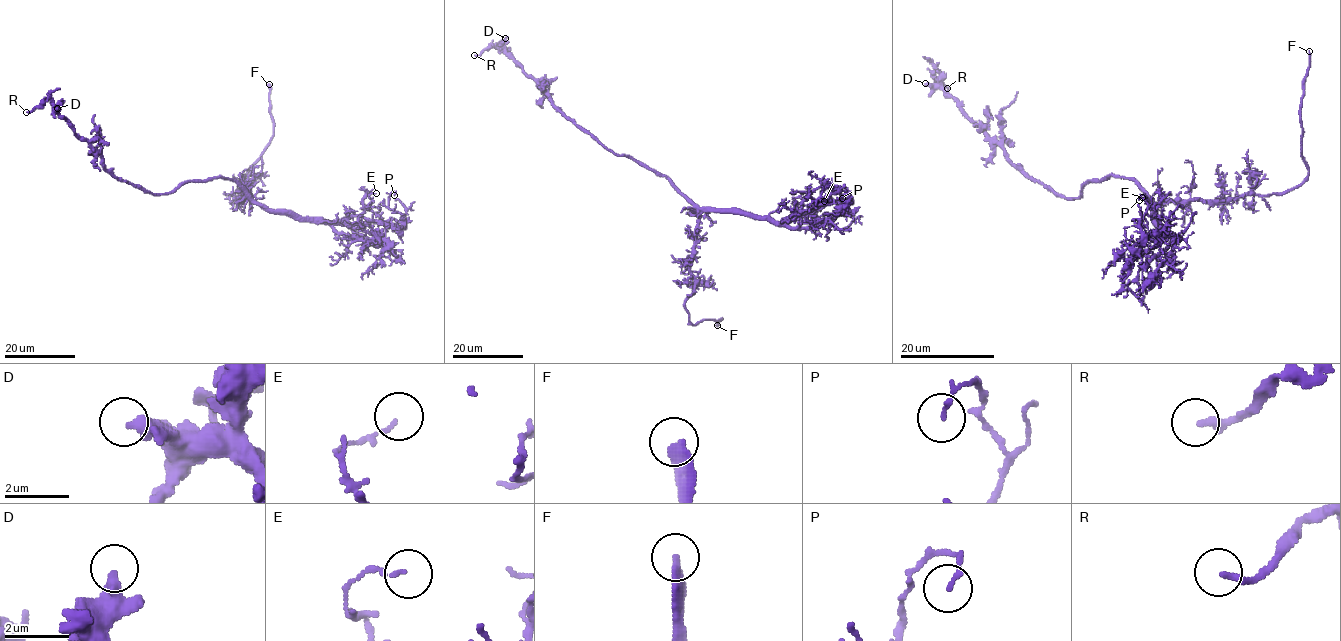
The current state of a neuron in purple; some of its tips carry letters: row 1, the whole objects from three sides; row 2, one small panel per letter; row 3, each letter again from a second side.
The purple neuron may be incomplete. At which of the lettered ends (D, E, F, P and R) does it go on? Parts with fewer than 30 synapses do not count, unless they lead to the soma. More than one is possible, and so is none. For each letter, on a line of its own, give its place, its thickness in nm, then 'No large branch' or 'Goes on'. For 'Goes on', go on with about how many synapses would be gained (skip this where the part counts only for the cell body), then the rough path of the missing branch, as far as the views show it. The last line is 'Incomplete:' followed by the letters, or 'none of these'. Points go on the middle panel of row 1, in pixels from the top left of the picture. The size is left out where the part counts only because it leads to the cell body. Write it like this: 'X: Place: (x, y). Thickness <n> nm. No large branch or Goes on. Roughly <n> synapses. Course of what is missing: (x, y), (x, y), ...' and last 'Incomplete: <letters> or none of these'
D: Place: (505, 38). Thickness 400 nm. No large branch
E: Place: (824, 201). Thickness 100 nm. No large branch
F: Place: (717, 325). Thickness 280 nm. Goes on. Course of what is missing: (717, 325), (705, 330), (710, 333), (736, 333)
P: Place: (842, 198). Thickness 130 nm. No large branch
R: Place: (474, 55). Thickness 240 nm. No large branch
Incomplete: F

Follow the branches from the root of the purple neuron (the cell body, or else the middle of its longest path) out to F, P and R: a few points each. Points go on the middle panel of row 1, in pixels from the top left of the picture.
F: (665, 176), (698, 211), (688, 263), (695, 291), (685, 302), (688, 320), (695, 325), (721, 319), (717, 325)
P: (665, 176), (702, 209), (741, 210), (781, 223), (851, 200), (839, 199), (837, 205), (842, 198)
R: (665, 176), (630, 158), (614, 154), (578, 128), (504, 51), (488, 46), (478, 56), (474, 55)

